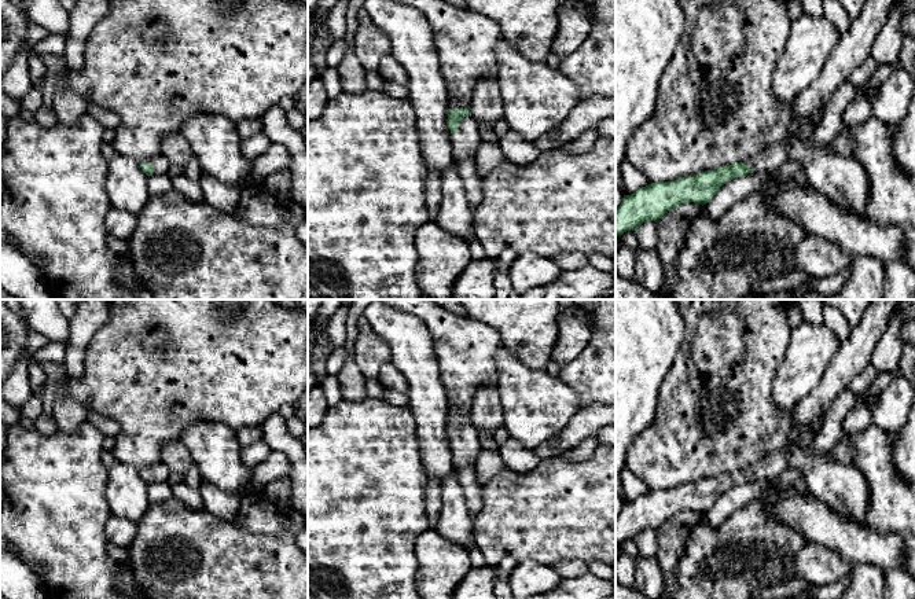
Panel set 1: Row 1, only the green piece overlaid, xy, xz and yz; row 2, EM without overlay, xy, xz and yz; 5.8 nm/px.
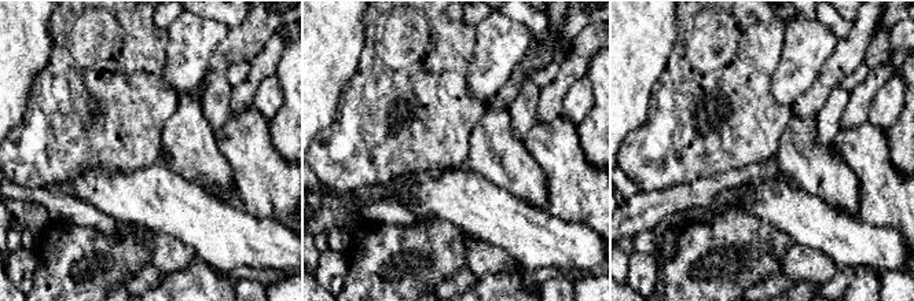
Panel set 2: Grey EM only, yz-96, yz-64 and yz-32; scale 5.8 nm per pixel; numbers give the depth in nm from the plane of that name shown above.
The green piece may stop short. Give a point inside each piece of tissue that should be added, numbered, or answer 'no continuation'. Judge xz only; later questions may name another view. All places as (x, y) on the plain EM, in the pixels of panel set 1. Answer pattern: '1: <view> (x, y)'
1: xz (465, 451)

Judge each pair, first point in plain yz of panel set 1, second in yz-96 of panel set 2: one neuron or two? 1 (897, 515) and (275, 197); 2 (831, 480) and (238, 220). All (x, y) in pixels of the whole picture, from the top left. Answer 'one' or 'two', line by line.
1: one
2: two

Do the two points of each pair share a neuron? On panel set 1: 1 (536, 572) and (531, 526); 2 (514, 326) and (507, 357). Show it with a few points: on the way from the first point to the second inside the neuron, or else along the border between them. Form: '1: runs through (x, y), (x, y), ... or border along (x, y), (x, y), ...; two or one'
1: border along (517, 562), (537, 561), (550, 566); two
2: border along (502, 344), (525, 364), (535, 368); two

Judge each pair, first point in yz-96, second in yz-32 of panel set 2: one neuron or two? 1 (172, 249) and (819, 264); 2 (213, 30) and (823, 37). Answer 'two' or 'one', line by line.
1: one
2: one

